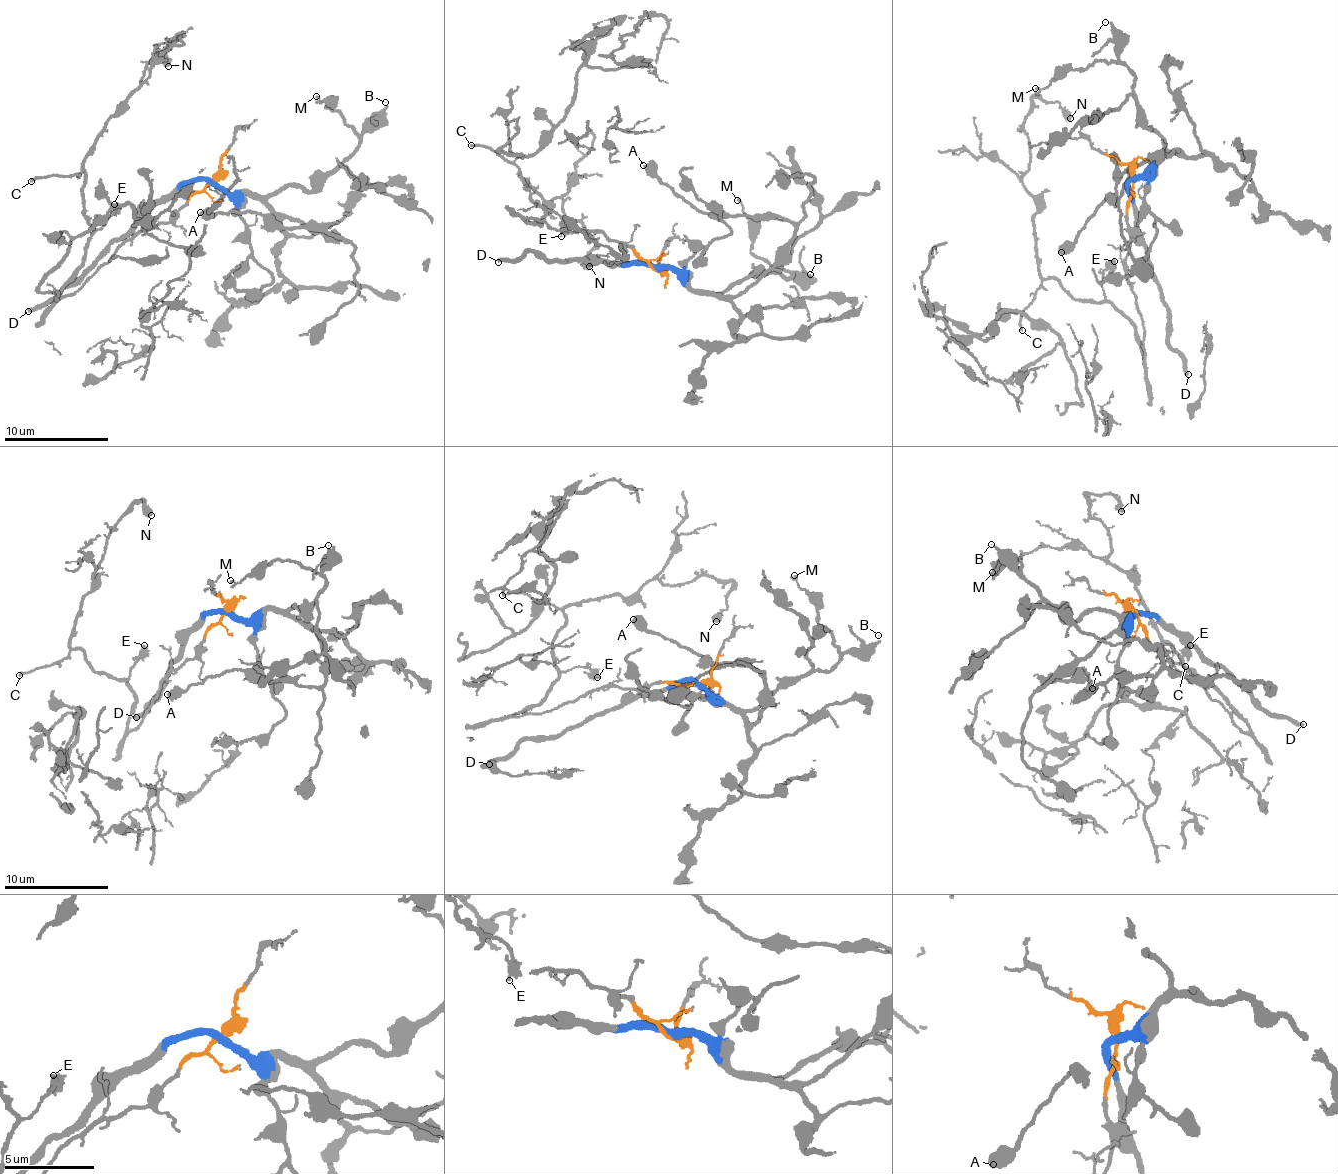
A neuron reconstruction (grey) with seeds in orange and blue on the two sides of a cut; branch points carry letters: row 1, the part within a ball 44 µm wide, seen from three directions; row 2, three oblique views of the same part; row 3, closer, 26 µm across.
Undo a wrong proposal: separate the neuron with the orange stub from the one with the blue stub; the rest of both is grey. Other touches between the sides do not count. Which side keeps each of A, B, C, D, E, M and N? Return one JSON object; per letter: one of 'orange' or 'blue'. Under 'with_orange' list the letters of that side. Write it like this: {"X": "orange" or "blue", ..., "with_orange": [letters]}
{"A": "blue", "B": "blue", "C": "orange", "D": "blue", "E": "orange", "M": "blue", "N": "orange", "with_orange": ["C", "E", "N"]}

